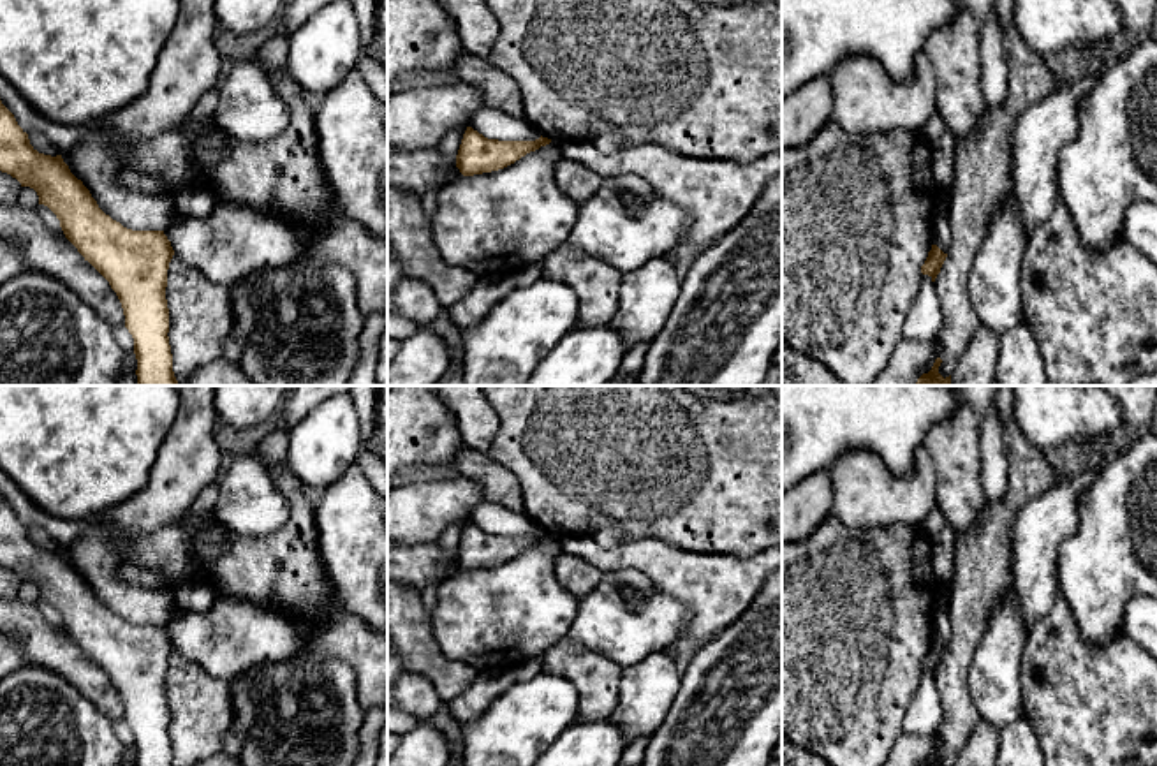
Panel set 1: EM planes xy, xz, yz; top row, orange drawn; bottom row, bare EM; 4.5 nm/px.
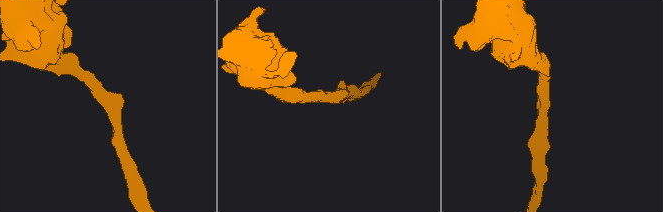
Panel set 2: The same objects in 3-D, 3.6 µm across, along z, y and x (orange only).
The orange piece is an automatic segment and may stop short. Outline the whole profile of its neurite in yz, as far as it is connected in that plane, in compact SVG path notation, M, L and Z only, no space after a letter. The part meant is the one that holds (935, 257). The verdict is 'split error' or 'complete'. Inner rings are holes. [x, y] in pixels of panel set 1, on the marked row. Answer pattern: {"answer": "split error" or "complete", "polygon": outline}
{"answer": "complete", "polygon": "M932 245L928 257L926 257L925 264L921 266L921 273L928 275L932 278L932 282L935 282L946 257L947 257L947 254L944 254L937 245Z"}

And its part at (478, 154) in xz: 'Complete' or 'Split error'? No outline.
Complete

